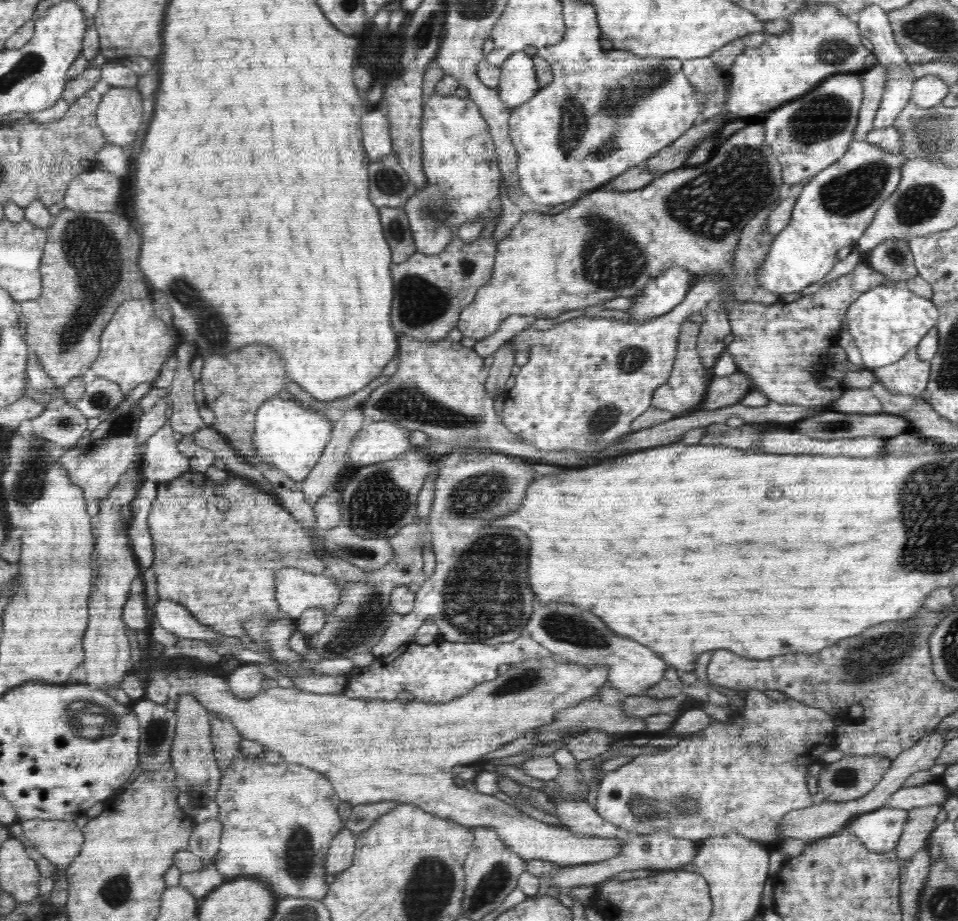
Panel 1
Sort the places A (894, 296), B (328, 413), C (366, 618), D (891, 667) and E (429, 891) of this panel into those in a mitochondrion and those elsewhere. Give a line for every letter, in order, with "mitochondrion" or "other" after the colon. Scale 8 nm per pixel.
A: other
B: other
C: mitochondrion
D: mitochondrion
E: mitochondrion

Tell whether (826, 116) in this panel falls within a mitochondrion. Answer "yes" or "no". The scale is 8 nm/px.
yes

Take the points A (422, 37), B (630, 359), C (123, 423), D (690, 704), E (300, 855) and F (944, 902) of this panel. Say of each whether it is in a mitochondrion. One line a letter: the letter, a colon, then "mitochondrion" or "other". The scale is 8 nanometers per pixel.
A: mitochondrion
B: mitochondrion
C: mitochondrion
D: other
E: mitochondrion
F: mitochondrion

